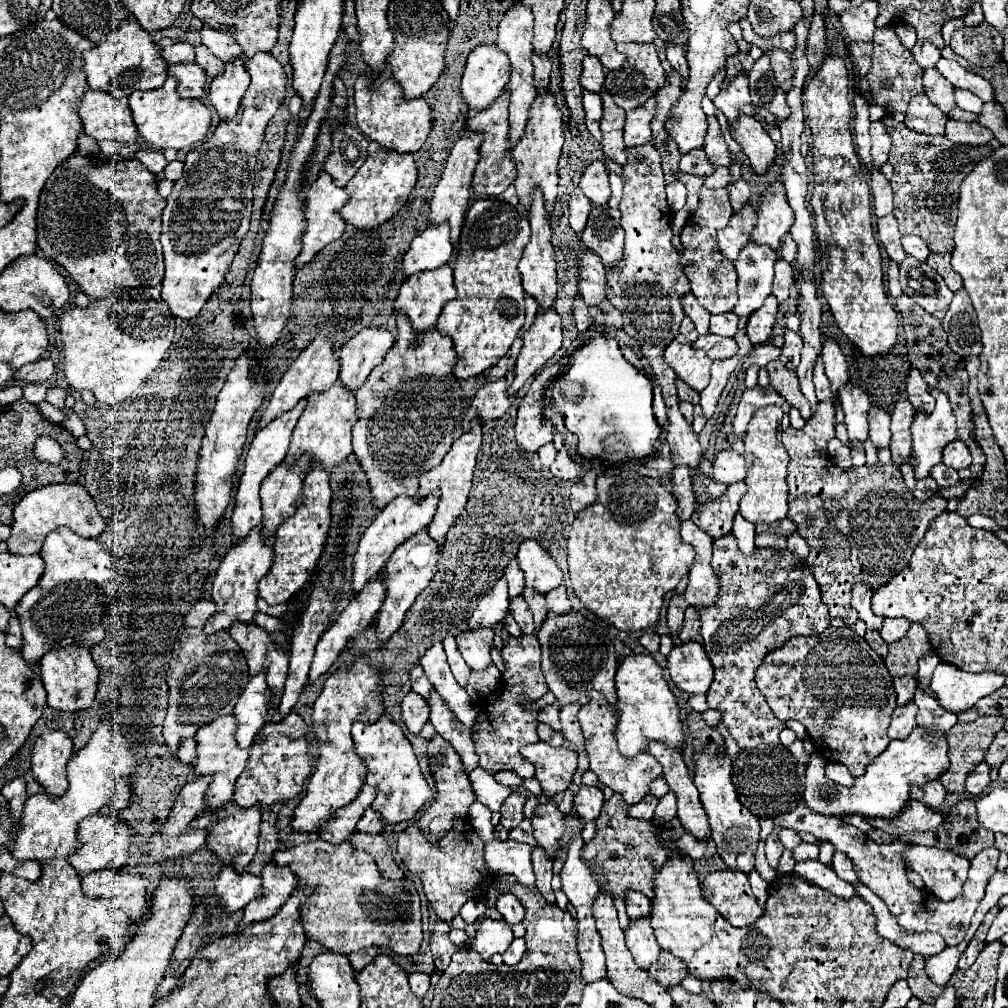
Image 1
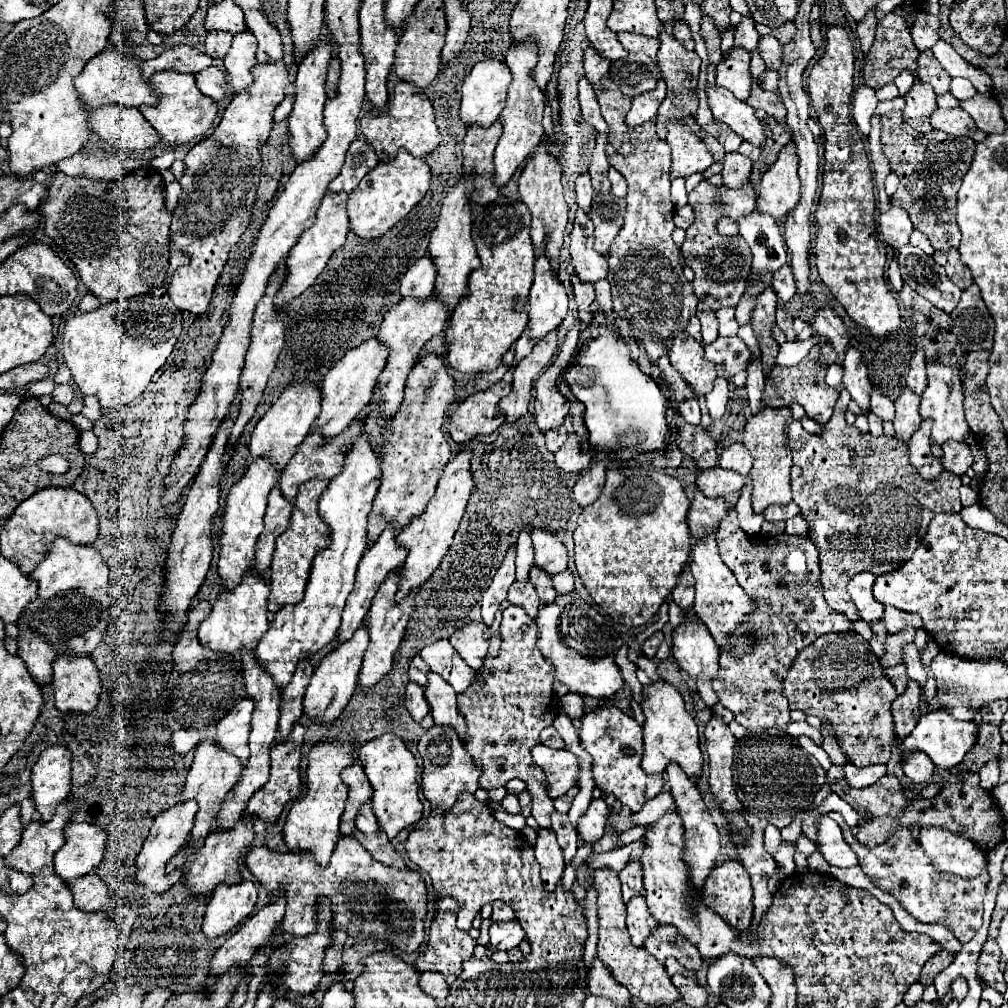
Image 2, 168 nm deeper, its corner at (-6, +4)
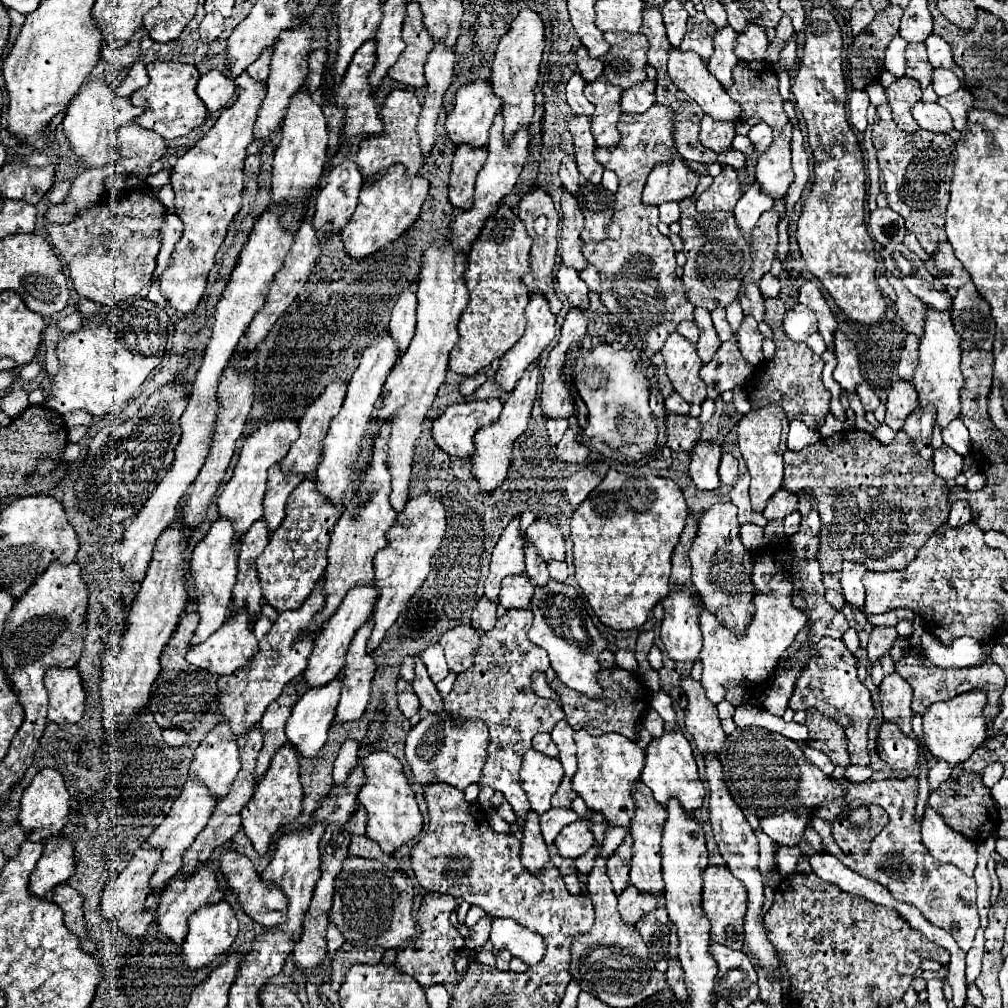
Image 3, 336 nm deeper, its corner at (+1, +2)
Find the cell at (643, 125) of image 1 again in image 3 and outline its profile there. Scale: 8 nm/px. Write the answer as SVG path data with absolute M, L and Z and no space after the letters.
M647 66L647 80L623 90L621 110L625 114L643 114L655 104L655 70Z

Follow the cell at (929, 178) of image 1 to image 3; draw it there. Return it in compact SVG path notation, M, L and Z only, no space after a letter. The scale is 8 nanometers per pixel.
M883 104L877 108L873 122L873 146L877 148L881 170L881 192L887 196L889 208L905 220L907 230L917 236L925 252L933 254L941 242L947 242L945 210L949 202L949 182L953 176L957 144L949 134L925 130L917 130L913 134L903 132L893 122L889 104Z

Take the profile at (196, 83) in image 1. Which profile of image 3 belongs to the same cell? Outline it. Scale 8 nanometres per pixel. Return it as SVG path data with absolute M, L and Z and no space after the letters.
M209 70L199 78L197 96L205 102L209 112L217 112L231 100L235 92L235 84L219 70Z

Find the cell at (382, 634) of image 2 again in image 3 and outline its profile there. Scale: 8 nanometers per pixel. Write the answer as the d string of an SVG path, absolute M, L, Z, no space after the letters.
M367 620L355 634L347 658L345 658L345 684L341 690L341 700L335 712L335 722L351 722L363 716L369 694L371 682L375 674L375 656L367 650L367 640L373 628L373 620Z

